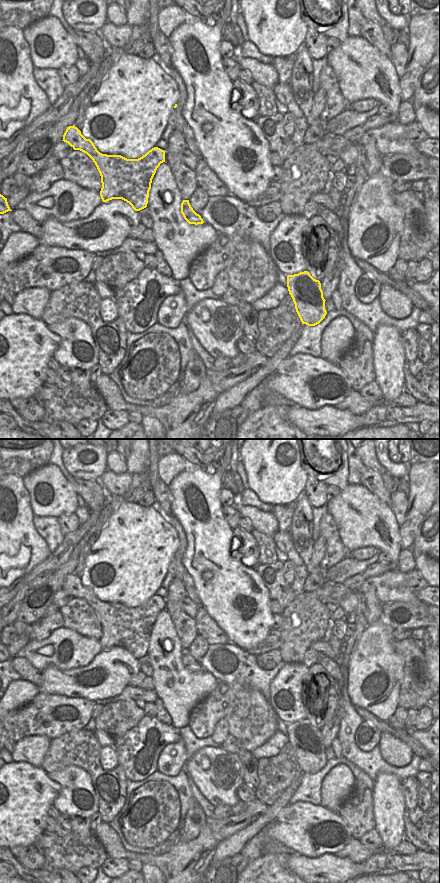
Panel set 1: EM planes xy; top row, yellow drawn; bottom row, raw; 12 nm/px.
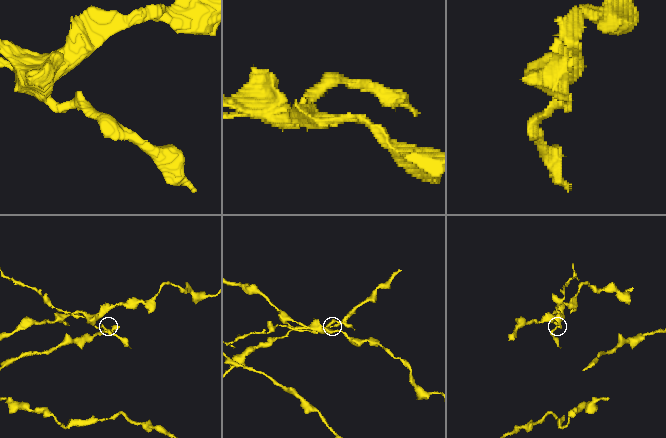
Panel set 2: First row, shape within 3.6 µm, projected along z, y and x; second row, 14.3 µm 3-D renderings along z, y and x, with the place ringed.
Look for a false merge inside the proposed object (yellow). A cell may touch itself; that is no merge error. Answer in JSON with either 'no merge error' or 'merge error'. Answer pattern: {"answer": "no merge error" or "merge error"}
{"answer": "merge error"}

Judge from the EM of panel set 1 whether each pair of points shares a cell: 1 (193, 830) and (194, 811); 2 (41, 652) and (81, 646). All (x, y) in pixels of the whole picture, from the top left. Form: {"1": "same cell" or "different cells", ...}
{"1": "same cell", "2": "same cell"}

